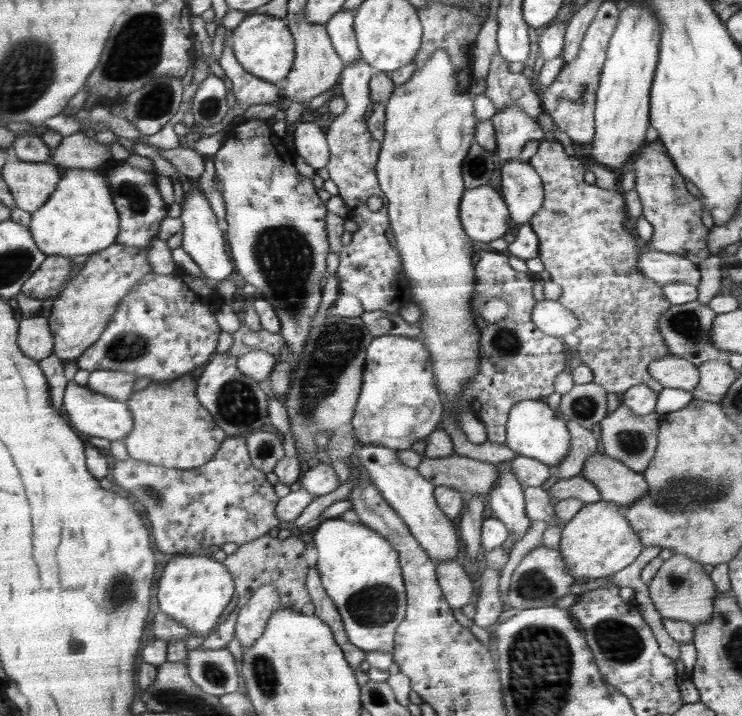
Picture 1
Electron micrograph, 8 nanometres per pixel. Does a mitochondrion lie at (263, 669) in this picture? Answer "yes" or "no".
yes

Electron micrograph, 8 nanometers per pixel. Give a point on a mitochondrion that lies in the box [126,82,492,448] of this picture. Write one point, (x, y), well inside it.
(285, 255)

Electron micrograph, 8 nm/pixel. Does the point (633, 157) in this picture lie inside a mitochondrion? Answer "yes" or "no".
no

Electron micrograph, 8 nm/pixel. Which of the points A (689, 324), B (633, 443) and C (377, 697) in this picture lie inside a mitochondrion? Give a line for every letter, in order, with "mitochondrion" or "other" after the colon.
A: mitochondrion
B: mitochondrion
C: mitochondrion

